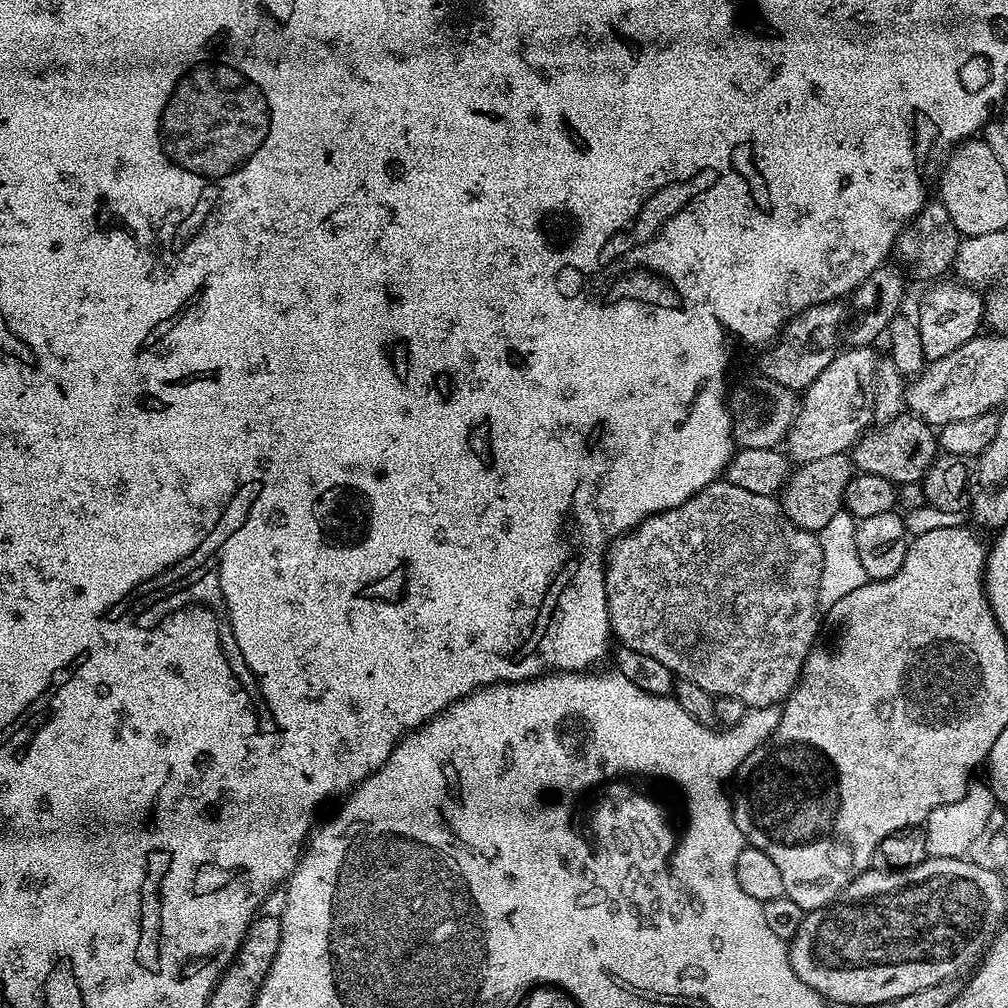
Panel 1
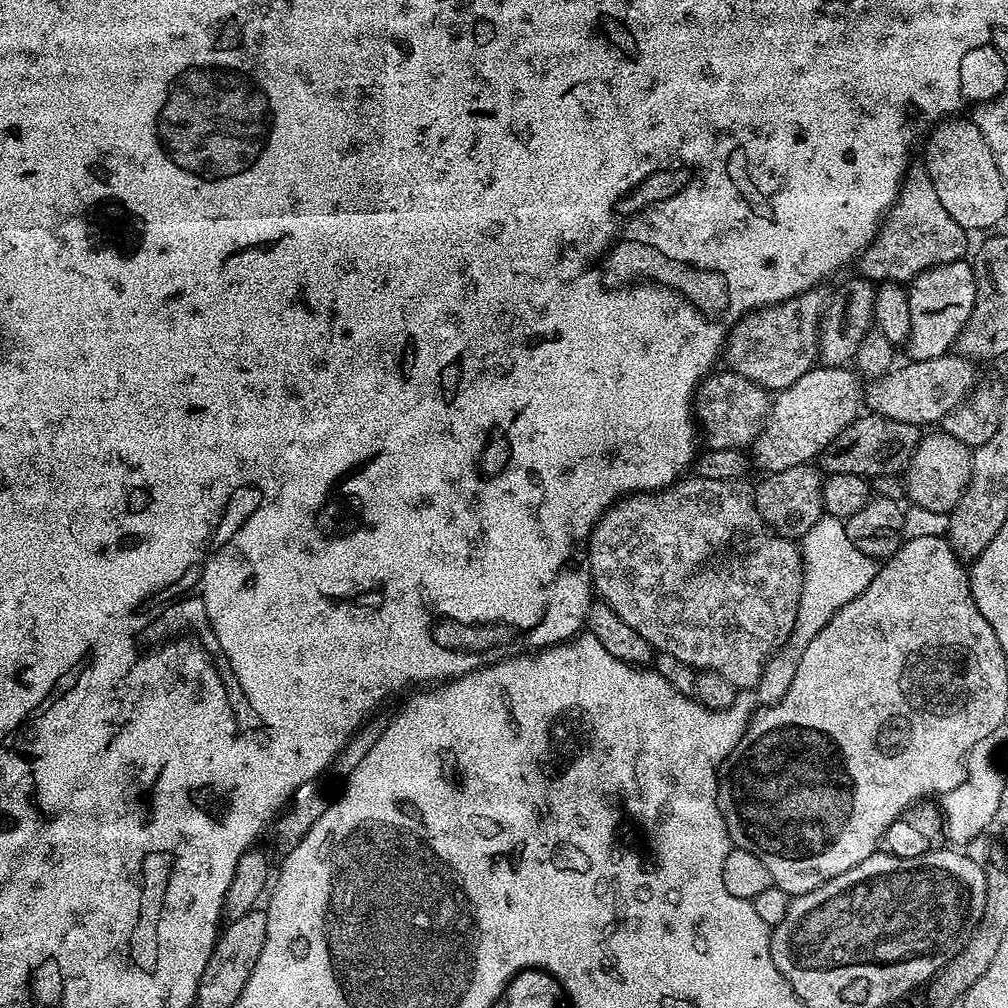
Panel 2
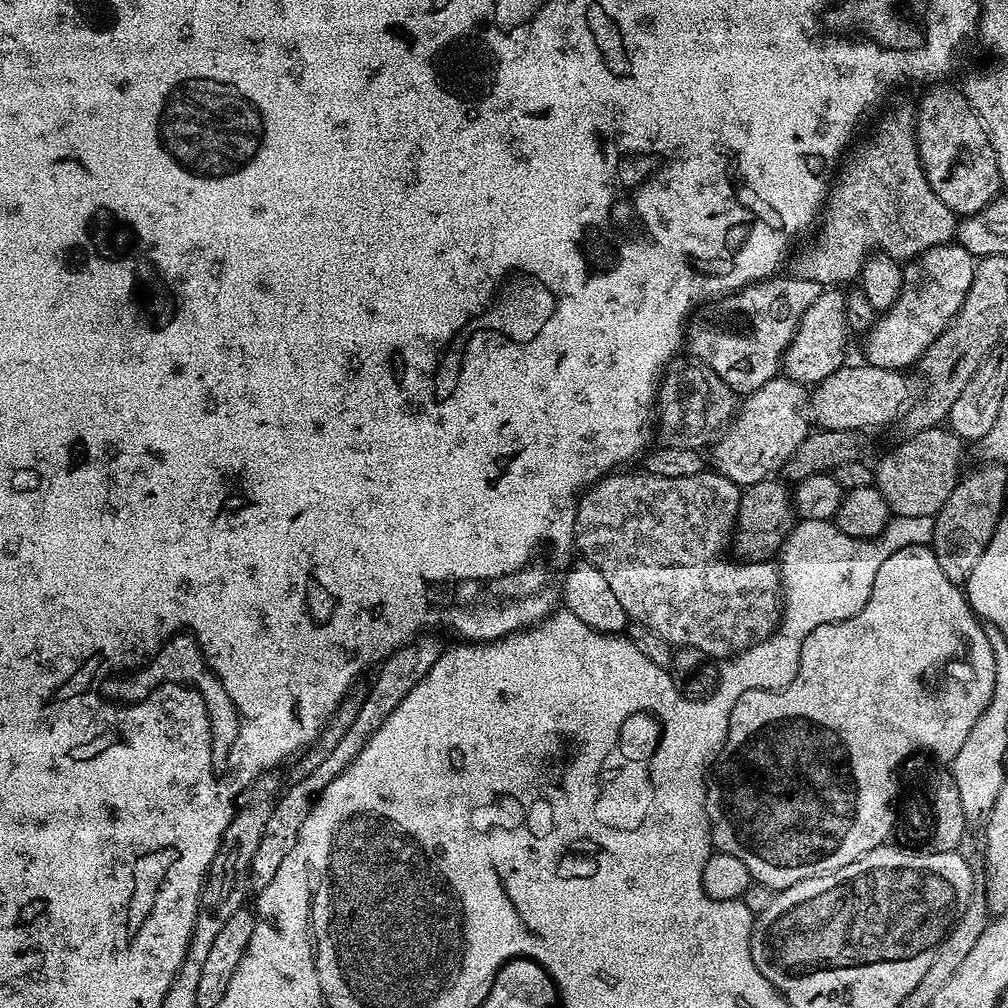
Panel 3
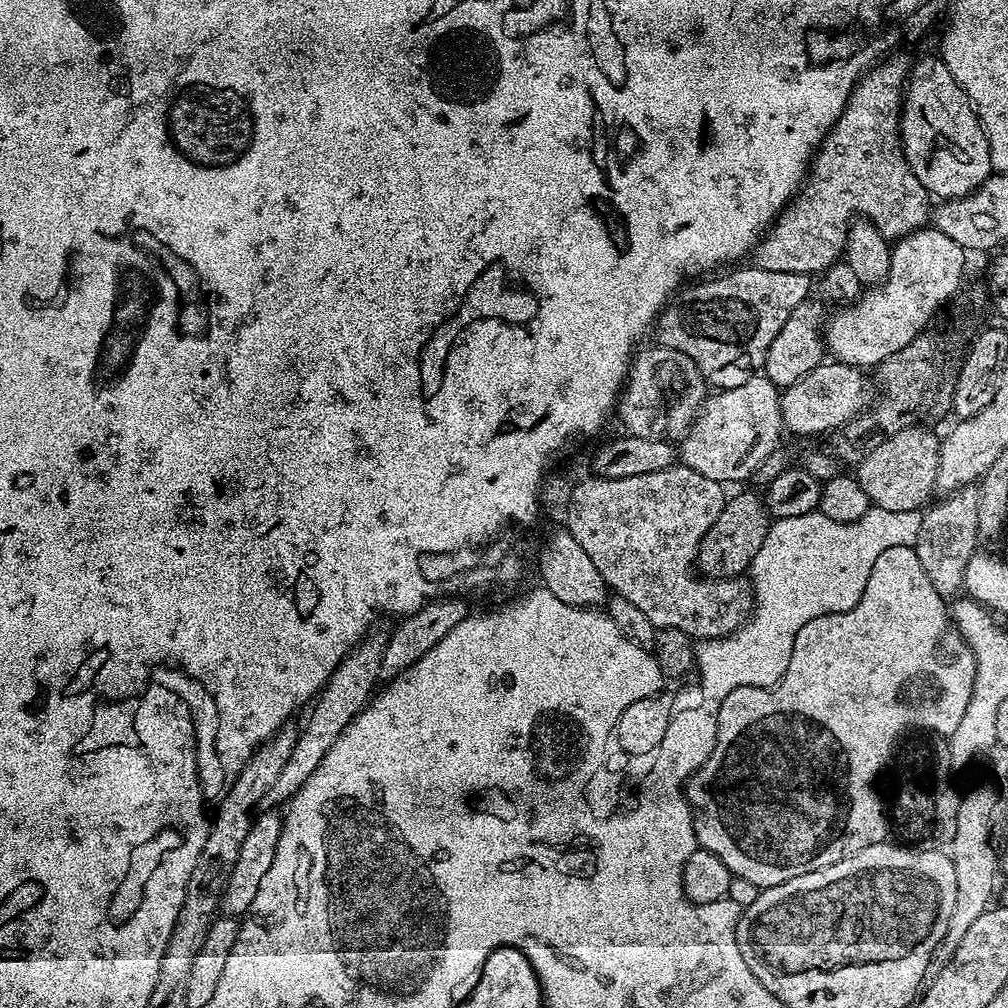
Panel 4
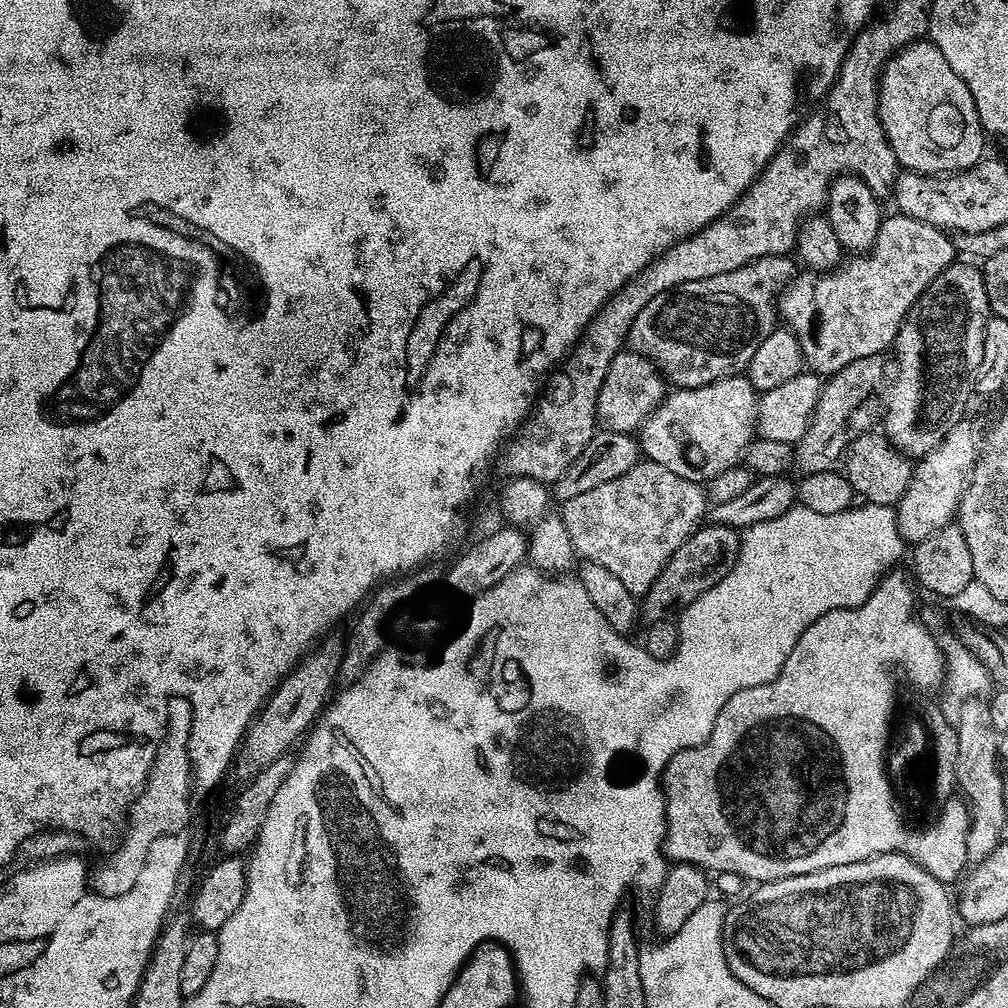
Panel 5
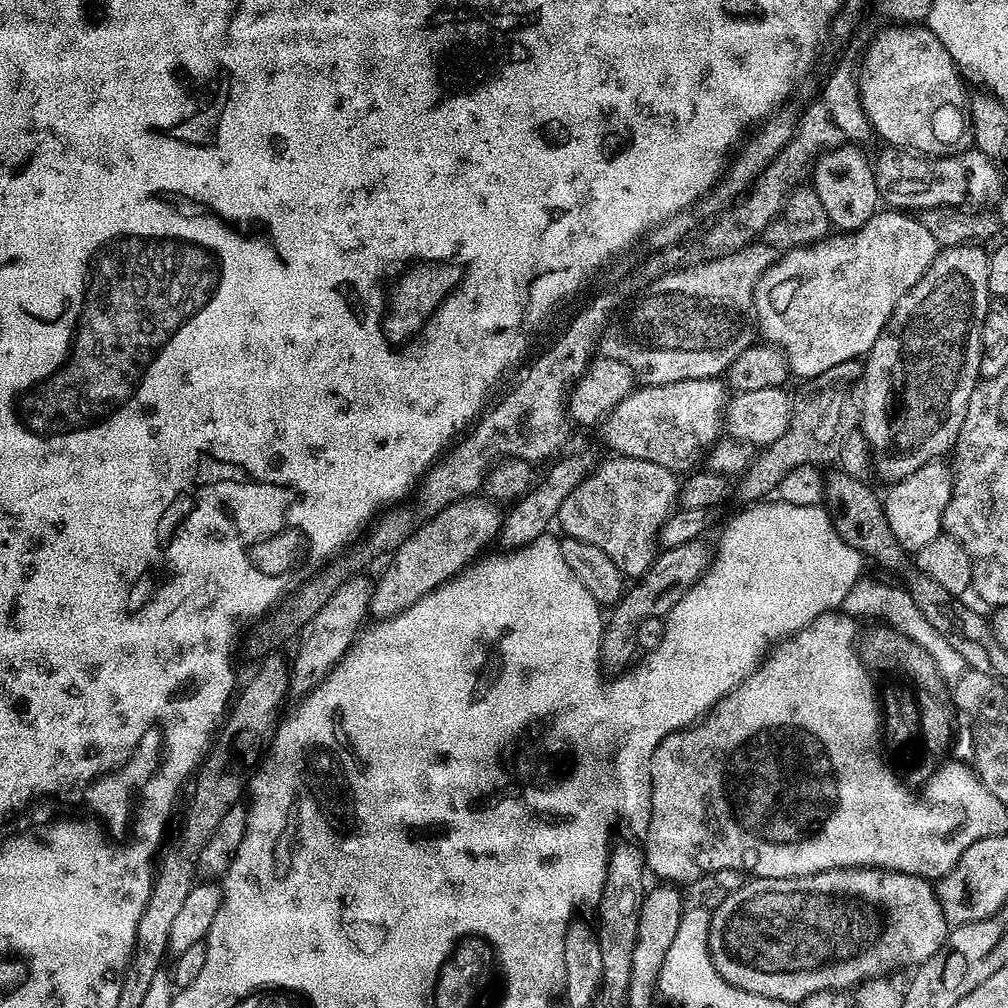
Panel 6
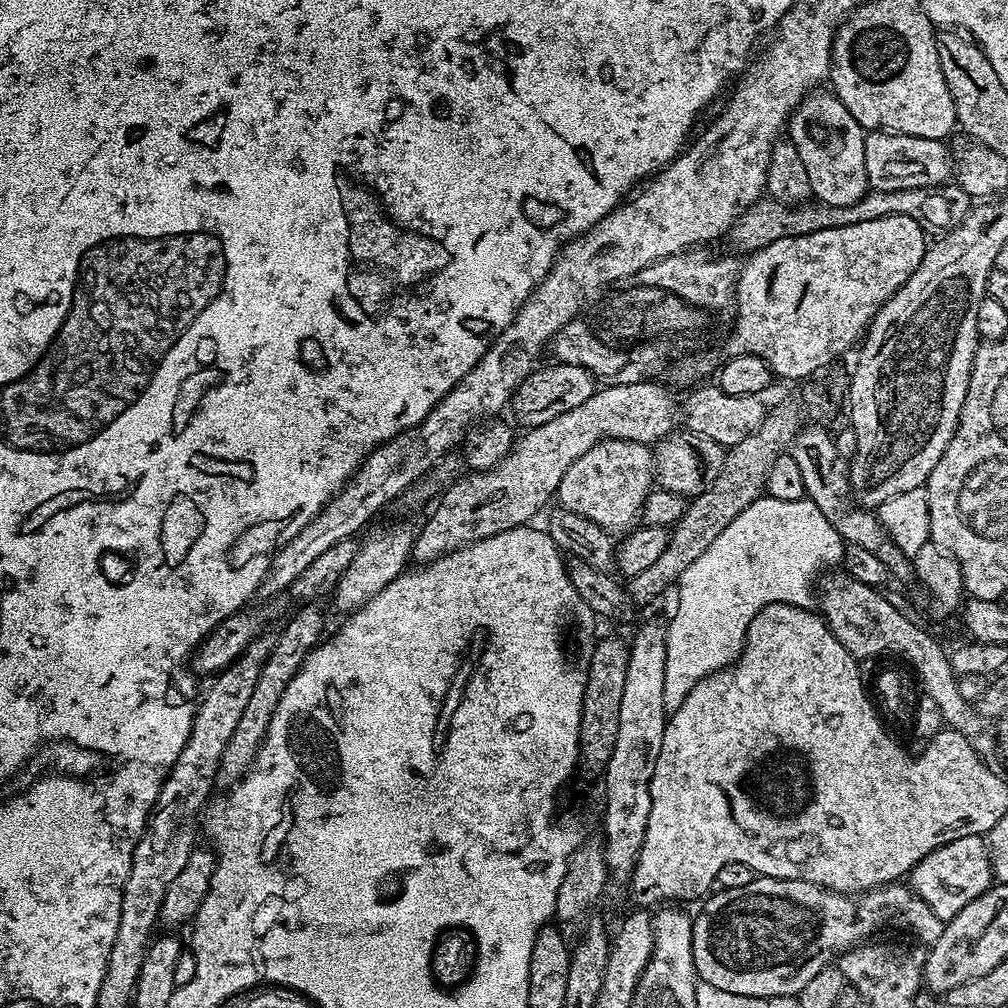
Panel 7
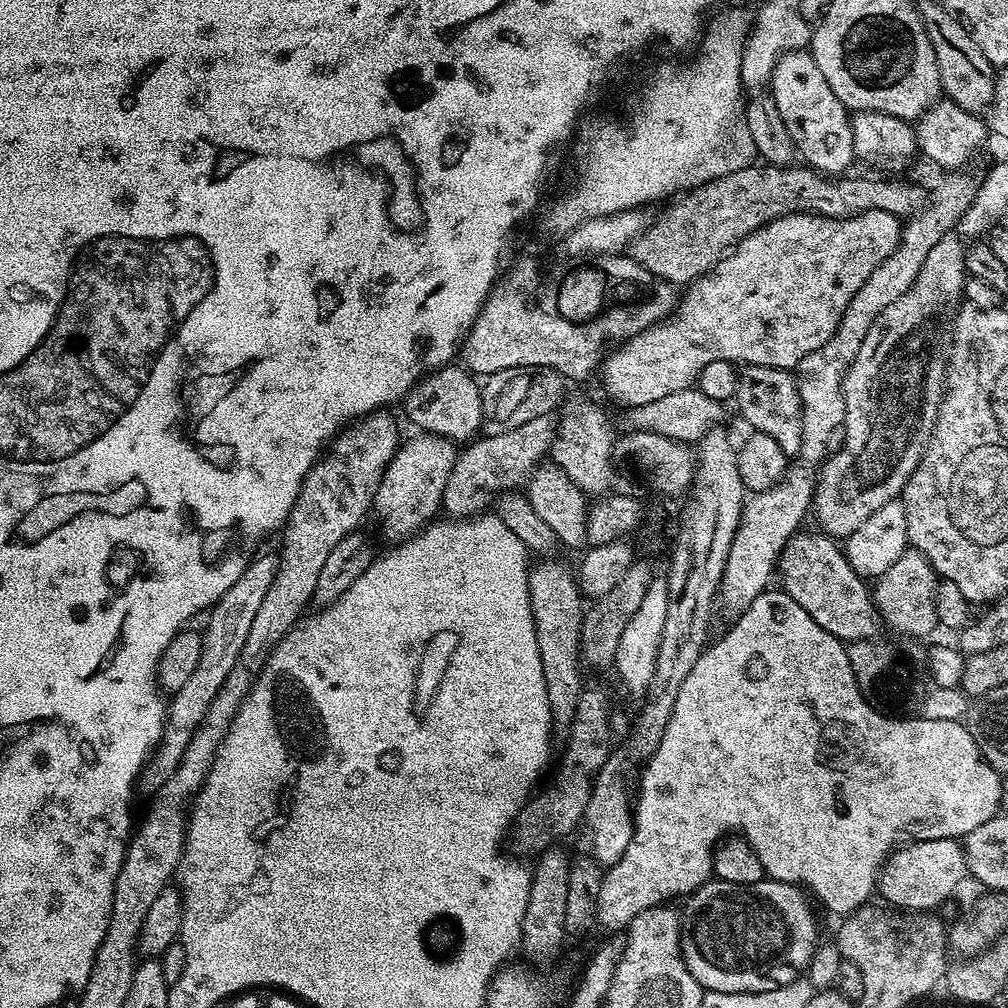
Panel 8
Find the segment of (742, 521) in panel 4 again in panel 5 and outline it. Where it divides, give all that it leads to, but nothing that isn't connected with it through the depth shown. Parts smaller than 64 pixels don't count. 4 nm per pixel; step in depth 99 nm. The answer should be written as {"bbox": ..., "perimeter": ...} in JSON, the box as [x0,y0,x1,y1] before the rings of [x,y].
{"bbox":[639,523,741,625],"perimeter":[[[705,523],[693,532],[691,538],[682,542],[678,550],[666,562],[662,574],[654,578],[654,586],[639,601],[639,615],[649,625],[659,620],[667,620],[673,614],[694,603],[706,590],[718,586],[734,566],[740,553],[741,533],[728,525]]]}

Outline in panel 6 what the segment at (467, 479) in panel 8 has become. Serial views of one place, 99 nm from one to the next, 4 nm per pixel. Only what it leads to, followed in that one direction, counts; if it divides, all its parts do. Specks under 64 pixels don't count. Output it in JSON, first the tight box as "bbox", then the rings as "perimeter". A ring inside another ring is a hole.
{"bbox":[370,378,726,620],"perimeter":[[[713,378],[710,380],[683,380],[682,382],[670,382],[669,384],[650,384],[647,386],[637,387],[626,398],[622,398],[622,402],[618,402],[616,409],[602,421],[602,429],[604,428],[604,440],[612,447],[611,451],[617,456],[629,456],[630,458],[638,458],[646,462],[654,462],[663,468],[669,468],[670,471],[677,474],[688,474],[697,467],[696,463],[701,463],[702,457],[707,453],[708,449],[716,443],[722,432],[722,417],[724,415],[724,405],[726,403],[726,388],[719,379]],[[475,495],[446,506],[446,510],[424,521],[423,526],[410,534],[410,538],[406,538],[406,542],[402,542],[399,550],[392,555],[392,563],[379,573],[380,580],[370,602],[371,615],[376,620],[396,616],[414,606],[418,598],[460,575],[485,551],[483,548],[491,540],[493,543],[499,537],[502,523],[500,508],[499,503]]]}

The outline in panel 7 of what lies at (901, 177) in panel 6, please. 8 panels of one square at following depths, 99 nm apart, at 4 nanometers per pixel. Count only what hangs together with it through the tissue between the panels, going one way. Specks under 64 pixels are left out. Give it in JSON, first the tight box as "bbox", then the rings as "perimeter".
{"bbox":[866,130,954,192],"perimeter":[[[876,130],[867,137],[866,143],[870,155],[866,158],[866,174],[869,189],[878,192],[894,190],[914,190],[915,188],[935,188],[943,186],[953,179],[954,156],[944,152],[945,141],[914,138],[901,132],[889,134]]]}

